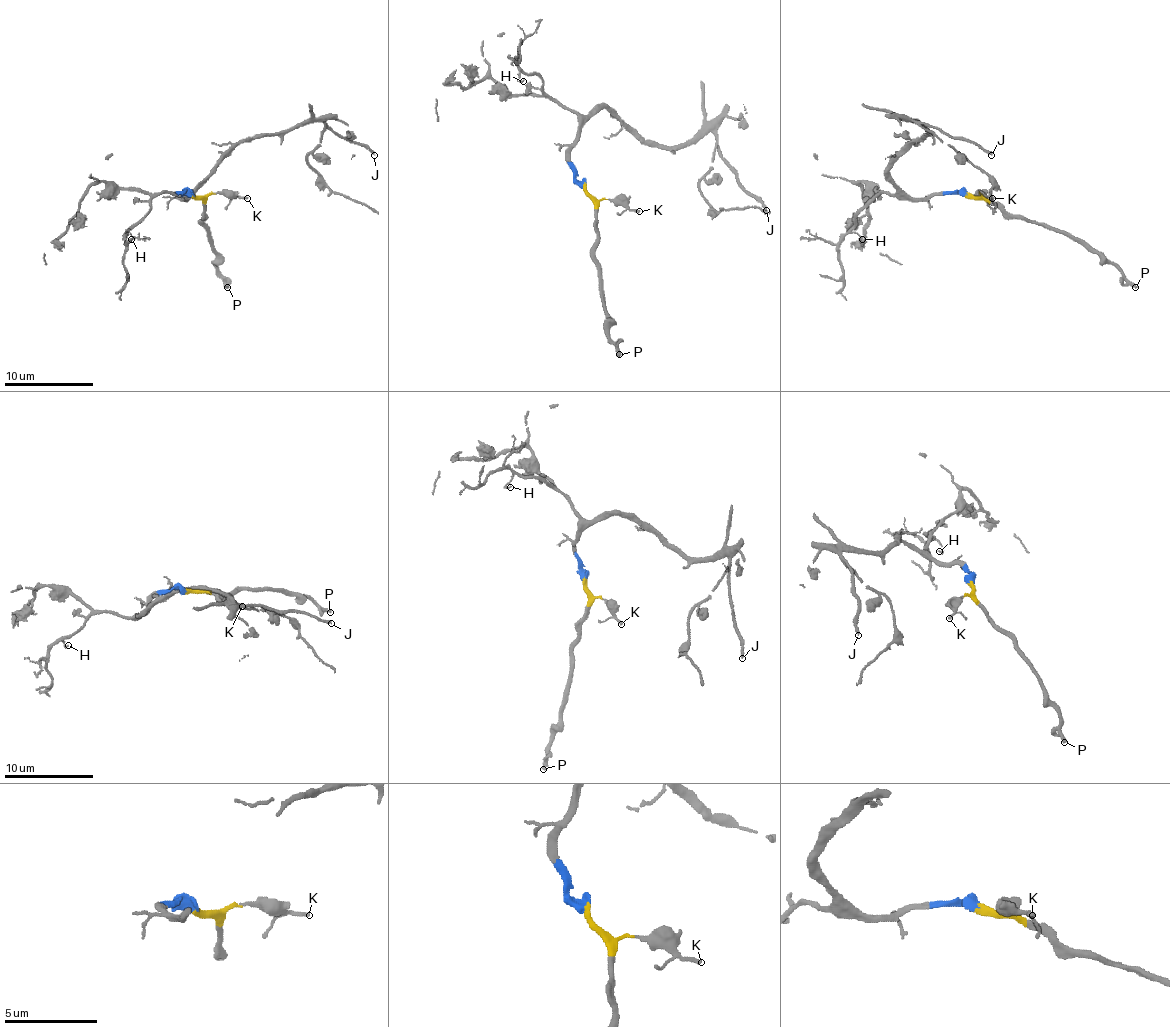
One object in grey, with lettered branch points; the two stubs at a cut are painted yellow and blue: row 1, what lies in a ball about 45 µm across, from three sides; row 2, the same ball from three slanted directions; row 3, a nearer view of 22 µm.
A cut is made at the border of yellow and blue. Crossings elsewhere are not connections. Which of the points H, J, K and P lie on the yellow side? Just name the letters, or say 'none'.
K, P

